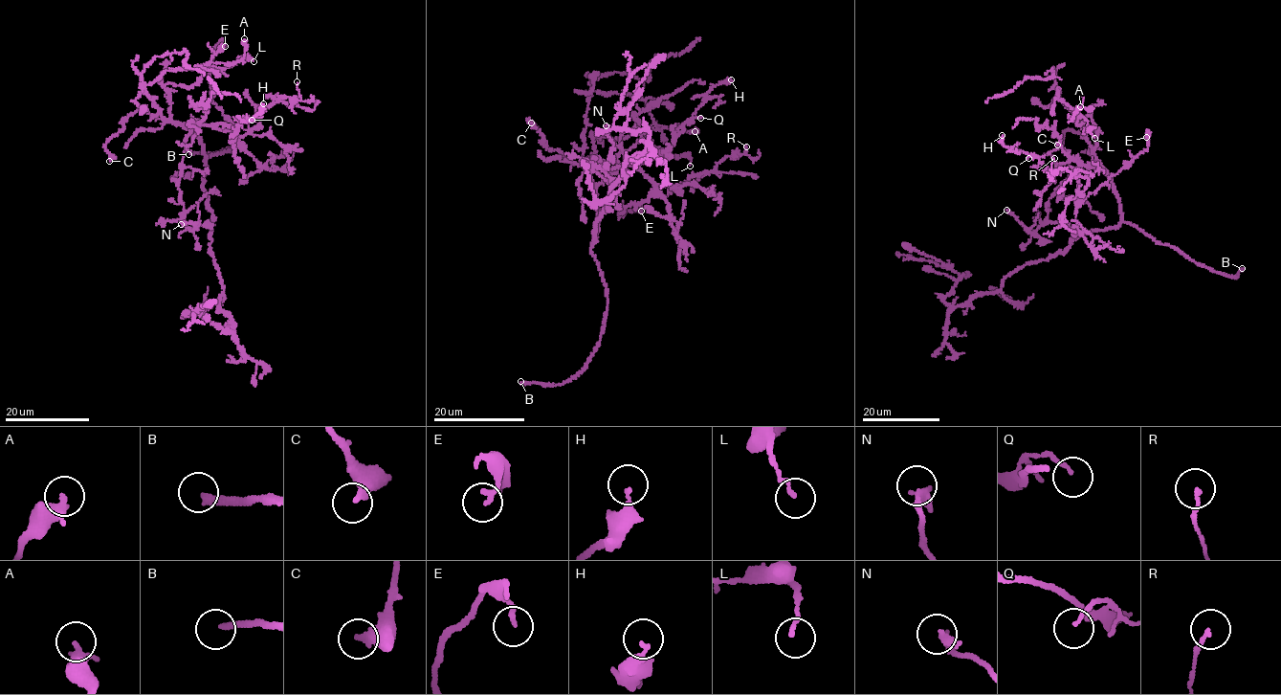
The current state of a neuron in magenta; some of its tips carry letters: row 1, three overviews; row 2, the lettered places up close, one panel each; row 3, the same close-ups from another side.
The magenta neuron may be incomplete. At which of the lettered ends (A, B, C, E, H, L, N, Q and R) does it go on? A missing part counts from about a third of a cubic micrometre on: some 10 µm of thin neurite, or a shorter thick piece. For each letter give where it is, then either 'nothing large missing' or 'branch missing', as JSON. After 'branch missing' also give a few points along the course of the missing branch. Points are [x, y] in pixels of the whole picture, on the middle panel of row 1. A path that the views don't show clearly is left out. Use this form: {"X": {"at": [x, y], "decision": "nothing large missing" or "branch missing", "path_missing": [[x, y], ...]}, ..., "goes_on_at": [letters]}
{"A": {"at": [695, 131], "decision": "nothing large missing"}, "B": {"at": [520, 381], "decision": "branch missing"}, "C": {"at": [531, 123], "decision": "nothing large missing"}, "E": {"at": [641, 211], "decision": "nothing large missing"}, "H": {"at": [731, 79], "decision": "nothing large missing"}, "L": {"at": [690, 166], "decision": "nothing large missing"}, "N": {"at": [606, 125], "decision": "nothing large missing"}, "Q": {"at": [700, 118], "decision": "nothing large missing"}, "R": {"at": [746, 146], "decision": "nothing large missing"}, "goes_on_at": ["B"]}

